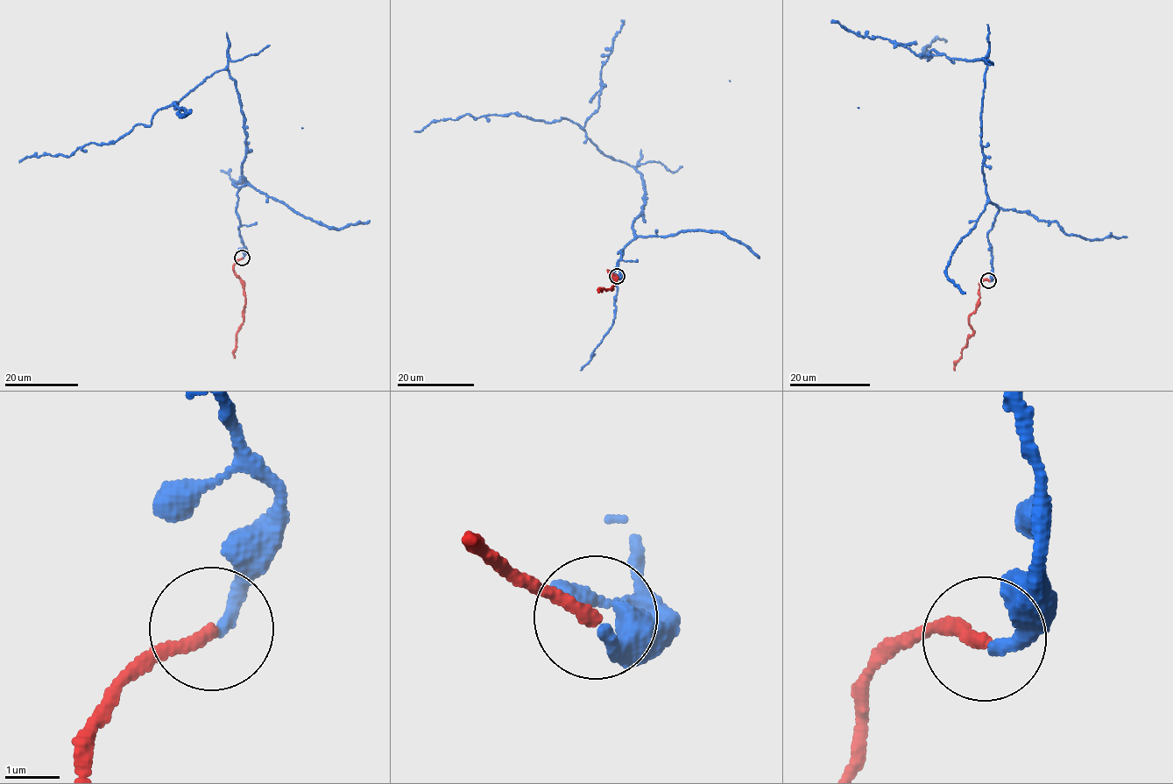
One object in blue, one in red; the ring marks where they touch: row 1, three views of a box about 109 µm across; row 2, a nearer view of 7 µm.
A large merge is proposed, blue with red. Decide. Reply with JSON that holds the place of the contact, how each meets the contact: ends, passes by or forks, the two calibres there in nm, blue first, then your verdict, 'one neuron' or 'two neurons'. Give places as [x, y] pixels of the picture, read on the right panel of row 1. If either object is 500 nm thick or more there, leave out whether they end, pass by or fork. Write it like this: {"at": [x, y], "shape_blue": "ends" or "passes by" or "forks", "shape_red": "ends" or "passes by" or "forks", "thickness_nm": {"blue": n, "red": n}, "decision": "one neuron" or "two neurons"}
{"at": [988, 280], "shape_blue": "ends", "shape_red": "ends", "thickness_nm": {"blue": 240, "red": 240}, "decision": "one neuron"}

